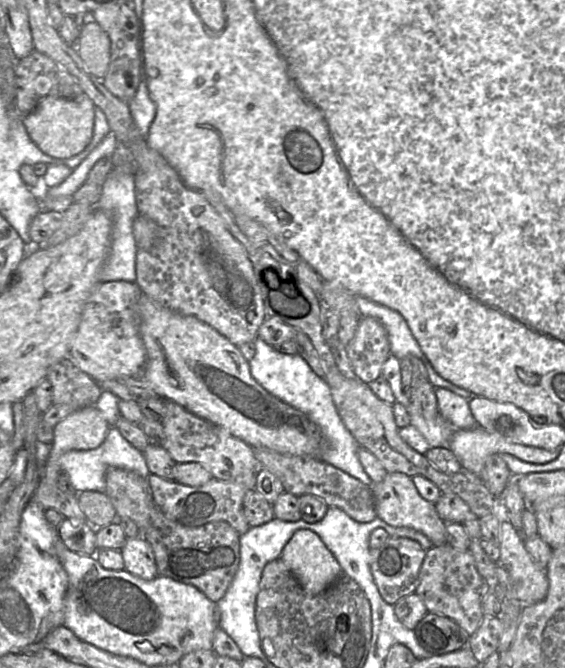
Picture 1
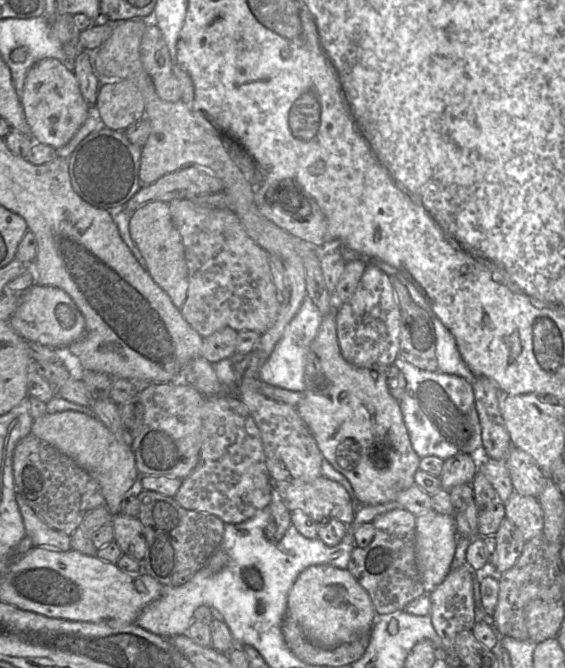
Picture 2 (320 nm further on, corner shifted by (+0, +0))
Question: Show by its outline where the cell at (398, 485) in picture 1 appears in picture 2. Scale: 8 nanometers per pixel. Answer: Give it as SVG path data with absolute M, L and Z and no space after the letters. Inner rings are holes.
M335 310L322 317L318 333L311 343L304 384L304 396L297 405L297 411L323 457L350 482L357 505L395 501L401 491L415 484L414 475L421 458L412 447L399 402L389 392L386 367L357 367L343 358L337 338Z

